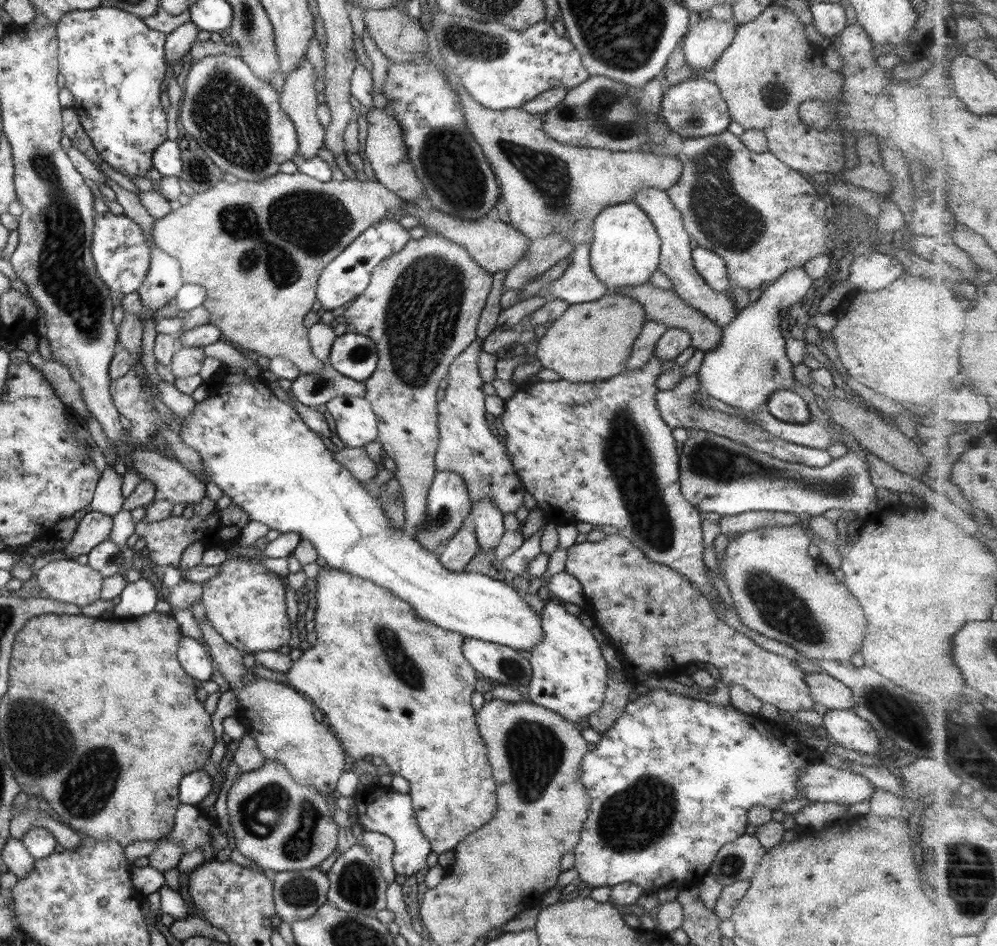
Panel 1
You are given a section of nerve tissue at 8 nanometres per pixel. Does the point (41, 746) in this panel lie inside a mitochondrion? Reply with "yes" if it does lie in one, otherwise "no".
yes

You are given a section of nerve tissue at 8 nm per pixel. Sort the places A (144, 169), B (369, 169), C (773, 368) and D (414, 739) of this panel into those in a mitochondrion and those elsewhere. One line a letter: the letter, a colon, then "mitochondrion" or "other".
A: other
B: other
C: mitochondrion
D: other

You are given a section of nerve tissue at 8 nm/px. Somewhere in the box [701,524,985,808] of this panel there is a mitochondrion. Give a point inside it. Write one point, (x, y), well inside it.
(784, 611)

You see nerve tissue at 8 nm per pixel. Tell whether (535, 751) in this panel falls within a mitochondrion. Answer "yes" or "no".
yes

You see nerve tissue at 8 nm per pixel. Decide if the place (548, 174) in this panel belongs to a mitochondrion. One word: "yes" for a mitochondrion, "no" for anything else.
yes

